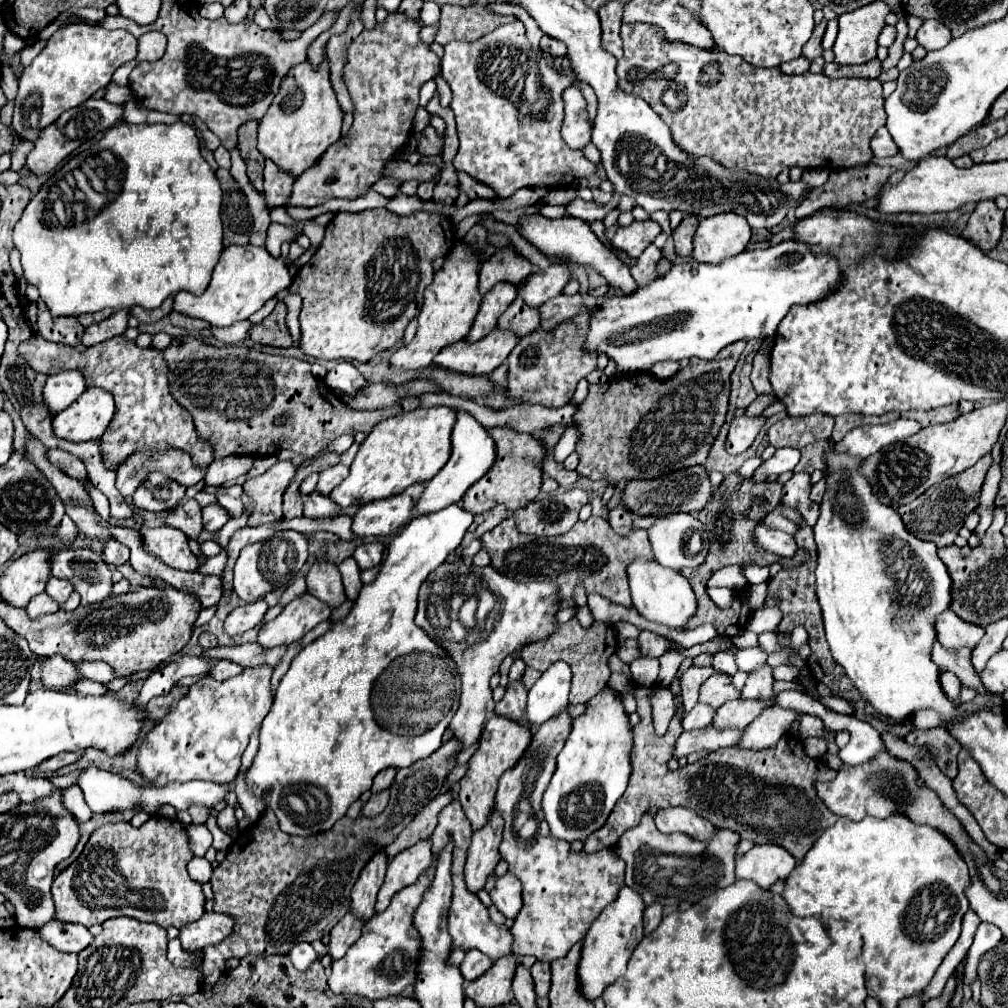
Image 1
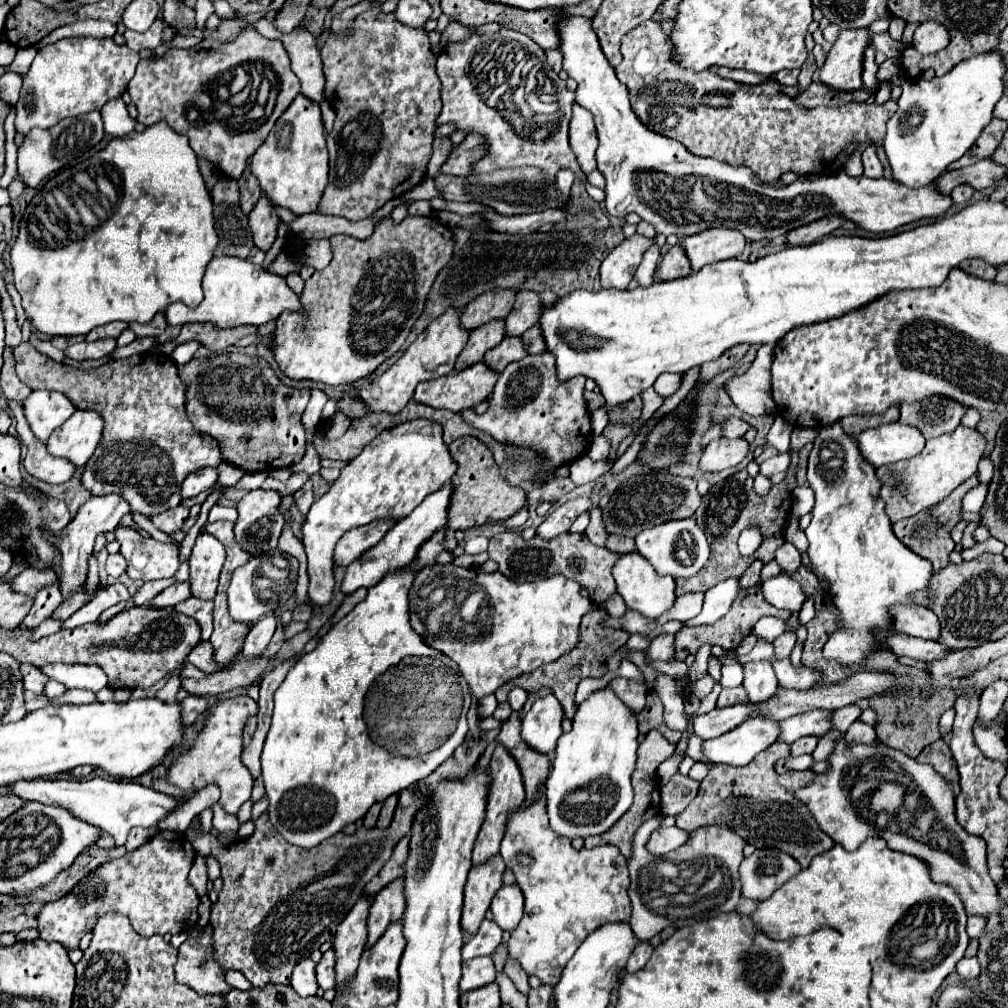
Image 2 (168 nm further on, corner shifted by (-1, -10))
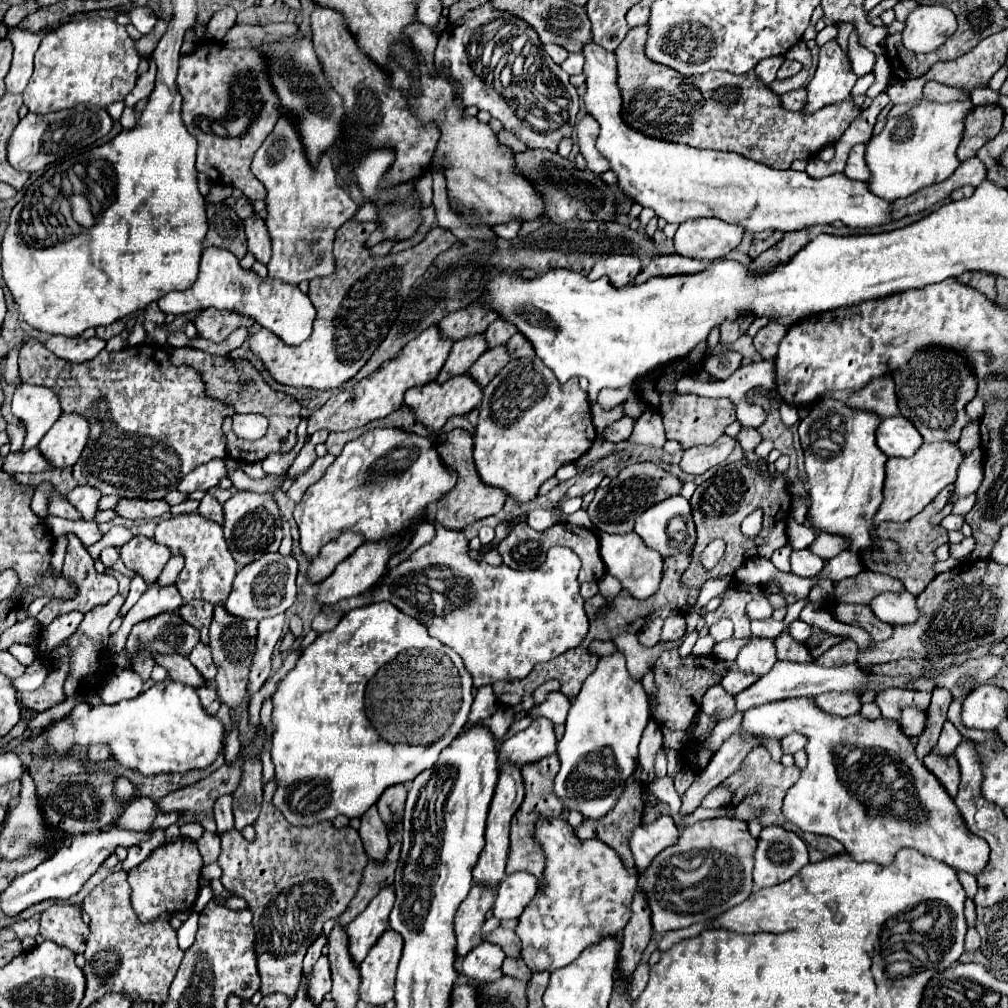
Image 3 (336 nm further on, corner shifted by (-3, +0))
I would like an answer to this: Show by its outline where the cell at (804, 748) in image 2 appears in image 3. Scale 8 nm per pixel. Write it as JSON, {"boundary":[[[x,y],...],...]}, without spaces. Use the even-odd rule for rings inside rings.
{"boundary":[[[794,732],[794,734],[786,734],[780,740],[780,744],[782,744],[784,754],[794,754],[794,752],[798,752],[798,750],[802,750],[806,746],[806,738],[802,738],[802,734]]]}

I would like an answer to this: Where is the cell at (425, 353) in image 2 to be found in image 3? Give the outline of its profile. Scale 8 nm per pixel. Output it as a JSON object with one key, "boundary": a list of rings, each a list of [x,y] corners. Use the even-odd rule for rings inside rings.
{"boundary":[[[438,326],[424,330],[418,338],[414,338],[414,342],[406,344],[394,360],[386,362],[372,376],[360,380],[354,388],[334,394],[320,410],[316,410],[308,418],[308,434],[314,434],[318,430],[328,430],[328,432],[342,430],[344,432],[344,430],[360,428],[378,418],[386,418],[388,414],[392,414],[394,410],[402,406],[402,398],[408,388],[434,382],[434,378],[442,370],[442,362],[446,362],[448,358],[452,344],[454,342],[442,342],[442,338],[438,338]]]}

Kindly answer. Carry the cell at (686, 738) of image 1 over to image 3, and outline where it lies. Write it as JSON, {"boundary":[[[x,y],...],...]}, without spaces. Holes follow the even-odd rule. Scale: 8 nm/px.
{"boundary":[[[792,698],[786,702],[770,702],[746,710],[742,730],[764,738],[778,738],[790,732],[798,732],[808,738],[804,748],[808,757],[806,770],[800,774],[798,782],[790,788],[792,792],[786,794],[786,804],[782,806],[782,810],[786,818],[790,818],[790,822],[800,826],[804,832],[830,836],[842,842],[846,854],[850,854],[852,860],[890,864],[900,848],[914,848],[924,856],[940,860],[972,876],[978,876],[980,870],[986,868],[988,842],[974,836],[966,828],[950,794],[942,790],[942,784],[934,778],[934,774],[930,774],[930,770],[926,770],[924,764],[916,758],[914,742],[902,734],[898,720],[888,720],[888,718],[868,720],[860,714],[848,718],[830,716],[824,714],[814,704],[812,698]],[[886,766],[894,768],[894,776],[892,774],[888,776],[884,772]],[[862,784],[868,784],[866,794],[858,794],[858,788]]]}

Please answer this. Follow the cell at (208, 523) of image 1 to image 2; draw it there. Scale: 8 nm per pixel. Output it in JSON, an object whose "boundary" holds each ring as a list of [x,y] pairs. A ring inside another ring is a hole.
{"boundary":[[[202,530],[196,538],[190,556],[190,584],[194,596],[214,598],[224,560],[226,560],[226,552],[220,540],[216,540],[216,536]]]}

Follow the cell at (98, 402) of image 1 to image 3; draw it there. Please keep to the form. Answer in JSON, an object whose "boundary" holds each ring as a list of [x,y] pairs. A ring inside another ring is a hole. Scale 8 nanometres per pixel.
{"boundary":[[[62,414],[38,444],[52,468],[68,468],[80,458],[88,442],[88,422],[78,414]]]}

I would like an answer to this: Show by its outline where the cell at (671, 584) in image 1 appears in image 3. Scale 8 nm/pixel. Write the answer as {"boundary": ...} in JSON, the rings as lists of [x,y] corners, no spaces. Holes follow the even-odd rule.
{"boundary":[[[598,532],[598,542],[600,542],[600,556],[604,560],[604,568],[608,574],[620,580],[622,588],[630,590],[636,598],[650,598],[662,580],[662,556],[648,548],[642,538],[636,532],[626,532],[626,534],[606,534]]]}

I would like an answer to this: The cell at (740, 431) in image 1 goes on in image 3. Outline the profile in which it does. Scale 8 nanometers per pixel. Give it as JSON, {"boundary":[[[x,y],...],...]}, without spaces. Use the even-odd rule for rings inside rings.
{"boundary":[[[720,436],[714,444],[710,446],[694,446],[690,450],[684,450],[684,456],[680,460],[680,468],[686,474],[698,476],[704,474],[706,470],[714,468],[722,460],[728,458],[728,454],[734,450],[736,440],[732,436]]]}

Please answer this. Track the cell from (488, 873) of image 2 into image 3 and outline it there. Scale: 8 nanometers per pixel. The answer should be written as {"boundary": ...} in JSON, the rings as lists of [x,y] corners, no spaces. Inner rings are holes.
{"boundary":[[[474,884],[466,900],[460,904],[454,916],[454,934],[456,934],[456,960],[464,958],[474,946],[482,942],[482,924],[486,912],[492,908],[496,898],[494,888]]]}

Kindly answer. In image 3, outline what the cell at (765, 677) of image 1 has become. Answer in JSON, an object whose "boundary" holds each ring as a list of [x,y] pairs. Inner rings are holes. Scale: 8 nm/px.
{"boundary":[[[752,638],[736,658],[736,666],[748,674],[766,674],[776,662],[776,646],[766,638]]]}

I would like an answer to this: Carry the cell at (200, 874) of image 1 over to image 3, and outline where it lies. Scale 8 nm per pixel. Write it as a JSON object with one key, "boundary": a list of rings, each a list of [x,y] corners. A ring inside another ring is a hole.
{"boundary":[[[204,832],[202,838],[196,844],[200,848],[200,854],[204,858],[204,864],[212,864],[212,862],[218,860],[218,856],[220,856],[220,836],[218,834]]]}

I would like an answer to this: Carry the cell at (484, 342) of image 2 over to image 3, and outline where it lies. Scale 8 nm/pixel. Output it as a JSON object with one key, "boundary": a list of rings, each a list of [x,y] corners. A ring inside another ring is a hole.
{"boundary":[[[478,334],[478,338],[464,338],[462,342],[454,342],[436,382],[446,382],[454,376],[466,374],[466,370],[470,370],[470,366],[482,356],[482,352],[486,352],[486,342],[482,342],[482,334]]]}

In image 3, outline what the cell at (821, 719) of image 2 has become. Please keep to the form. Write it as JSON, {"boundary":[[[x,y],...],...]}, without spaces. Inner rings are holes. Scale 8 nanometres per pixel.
{"boundary":[[[826,692],[814,698],[816,704],[834,716],[852,716],[858,714],[862,708],[860,694],[842,694],[842,692]]]}

